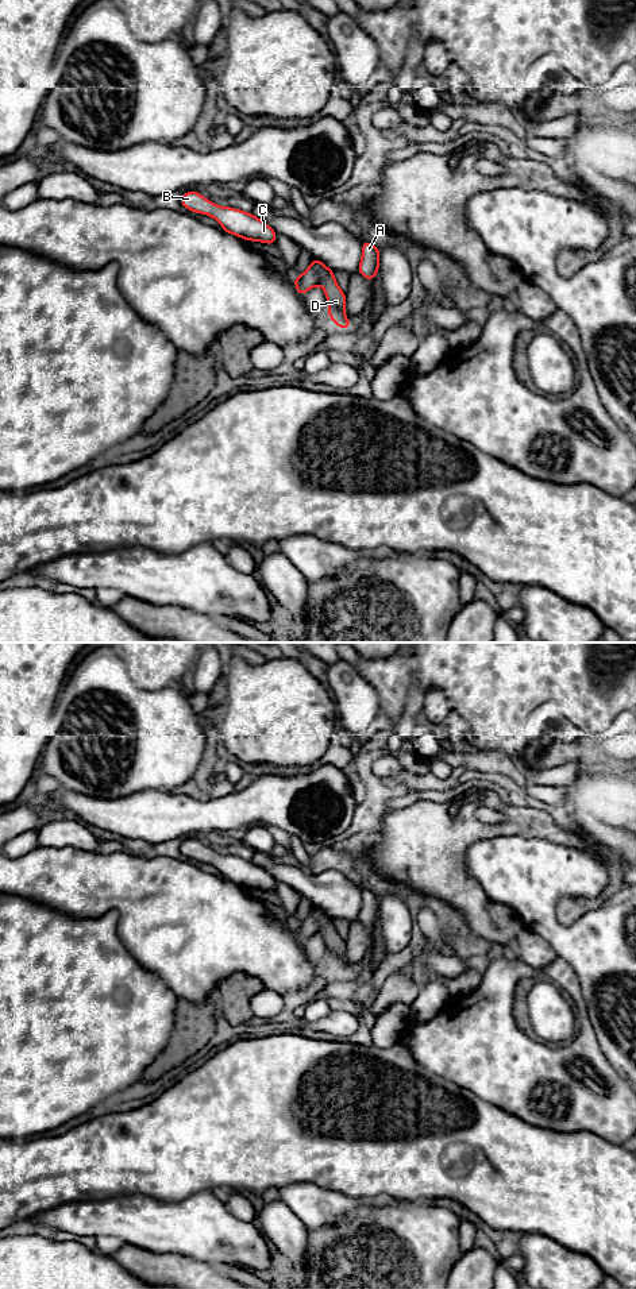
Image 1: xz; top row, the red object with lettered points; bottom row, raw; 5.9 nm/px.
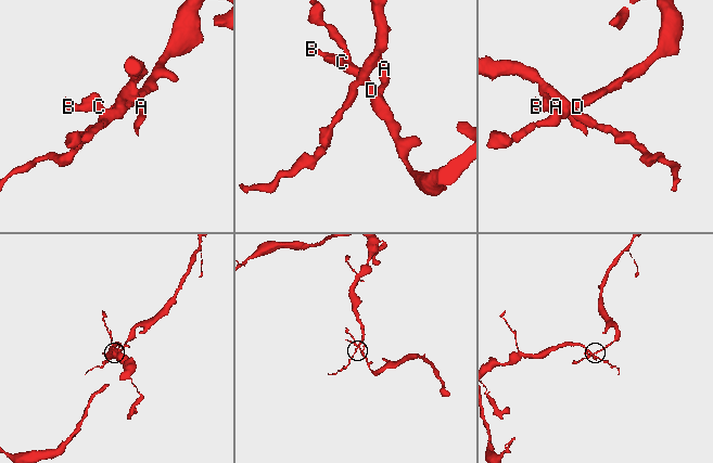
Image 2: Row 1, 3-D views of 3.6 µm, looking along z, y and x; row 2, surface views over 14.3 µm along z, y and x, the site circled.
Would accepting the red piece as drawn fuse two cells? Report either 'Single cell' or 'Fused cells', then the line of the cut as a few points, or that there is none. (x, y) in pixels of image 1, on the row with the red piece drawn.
Fused cells. Split along xz (324, 265), (318, 284)

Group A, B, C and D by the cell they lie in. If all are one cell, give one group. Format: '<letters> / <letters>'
A / B C D

